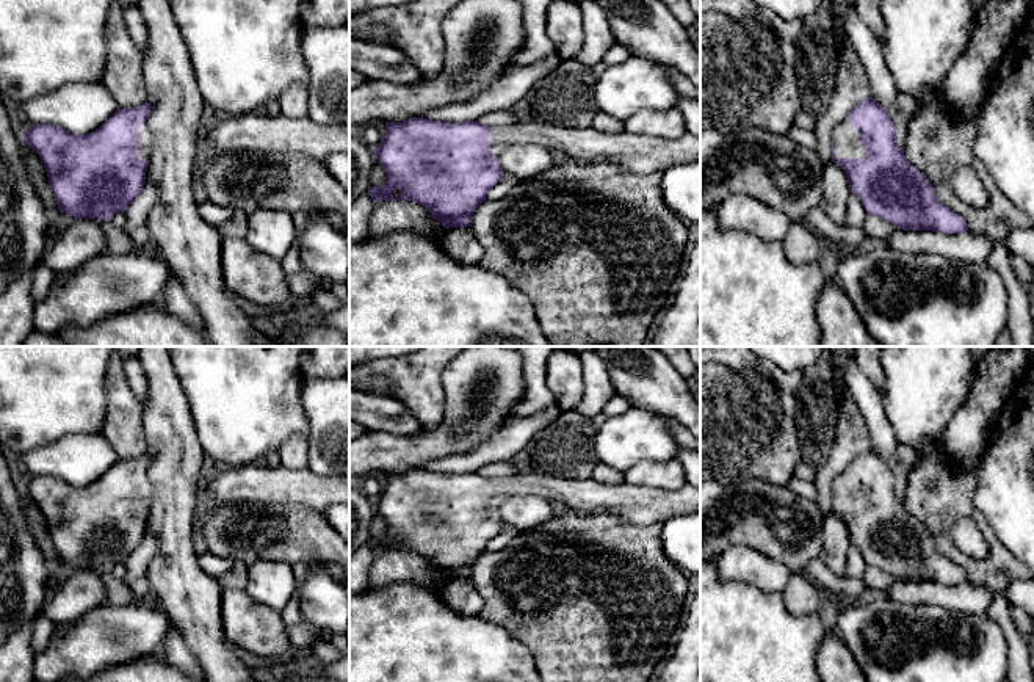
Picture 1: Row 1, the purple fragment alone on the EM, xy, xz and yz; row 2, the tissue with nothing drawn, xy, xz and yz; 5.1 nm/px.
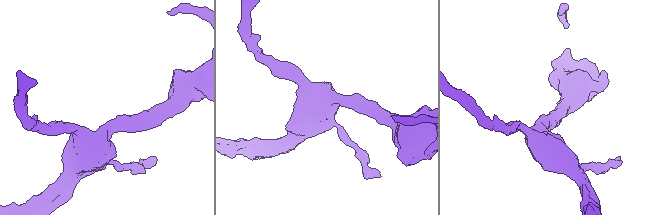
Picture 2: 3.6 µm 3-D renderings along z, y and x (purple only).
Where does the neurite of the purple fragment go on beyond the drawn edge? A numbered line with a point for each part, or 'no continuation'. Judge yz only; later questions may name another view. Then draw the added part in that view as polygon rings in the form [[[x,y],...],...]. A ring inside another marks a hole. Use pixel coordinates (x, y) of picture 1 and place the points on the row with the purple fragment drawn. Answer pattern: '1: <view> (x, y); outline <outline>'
1: yz (846, 141); outline [[[848,118],[835,127],[832,133],[832,141],[833,141],[835,158],[865,158],[866,157],[866,151],[860,144],[860,135],[851,125]]]

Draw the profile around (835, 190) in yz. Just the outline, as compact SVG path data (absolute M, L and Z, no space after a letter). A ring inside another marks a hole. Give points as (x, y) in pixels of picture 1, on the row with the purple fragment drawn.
M830 161L829 165L824 165L819 177L822 179L819 207L833 223L844 226L848 199L851 194L844 171L837 163Z

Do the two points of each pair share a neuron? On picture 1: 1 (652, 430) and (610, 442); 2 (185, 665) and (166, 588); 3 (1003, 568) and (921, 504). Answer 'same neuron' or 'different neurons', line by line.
1: same neuron
2: different neurons
3: same neuron

